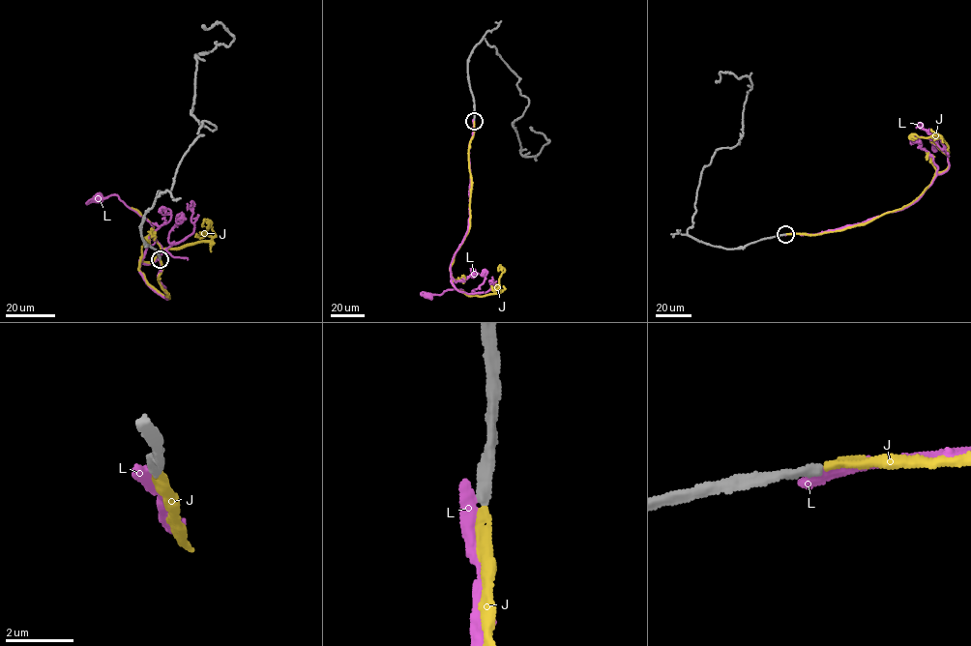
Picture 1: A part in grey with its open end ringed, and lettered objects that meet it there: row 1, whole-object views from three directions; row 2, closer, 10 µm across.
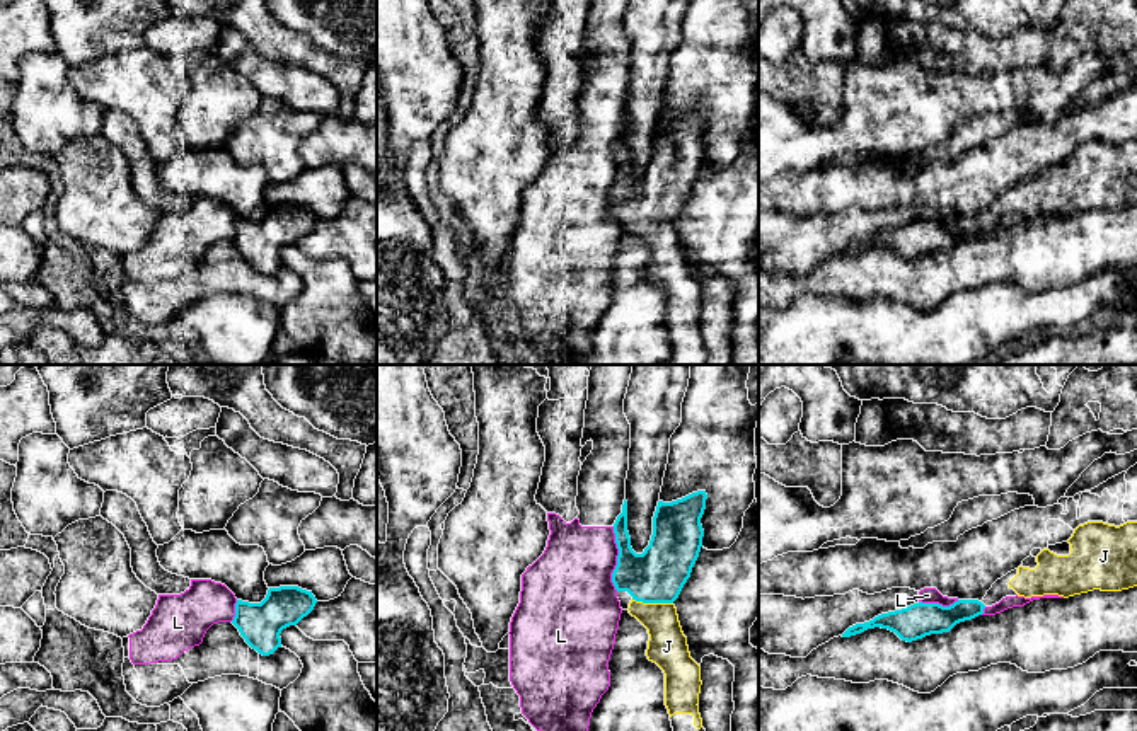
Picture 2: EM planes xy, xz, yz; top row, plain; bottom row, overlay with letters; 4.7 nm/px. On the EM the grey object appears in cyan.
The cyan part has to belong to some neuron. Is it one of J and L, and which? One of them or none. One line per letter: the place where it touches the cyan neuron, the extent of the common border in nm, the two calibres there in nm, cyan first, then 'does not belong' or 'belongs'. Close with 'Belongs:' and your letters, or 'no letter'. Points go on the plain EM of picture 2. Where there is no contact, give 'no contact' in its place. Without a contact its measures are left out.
J: contact xz (653, 220); length 190 nm; calibres 260 and 190 nm; belongs
L: contact xz (617, 178); length 300 nm; calibres 260 and 380 nm; does not belong
Belongs: J

